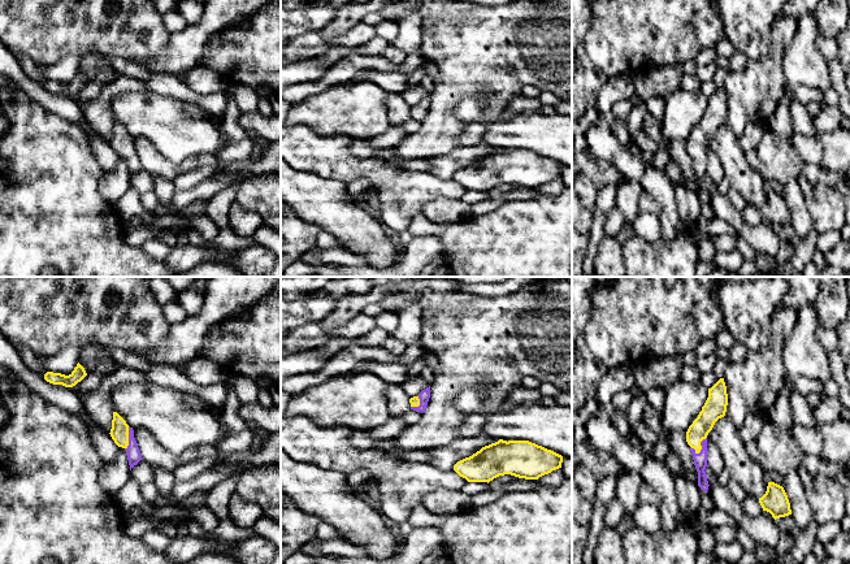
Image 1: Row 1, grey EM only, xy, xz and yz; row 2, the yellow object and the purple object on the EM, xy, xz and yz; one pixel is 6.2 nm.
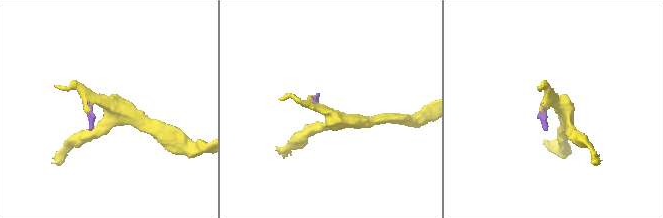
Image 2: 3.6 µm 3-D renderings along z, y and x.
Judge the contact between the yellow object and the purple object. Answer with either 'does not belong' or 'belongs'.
belongs

